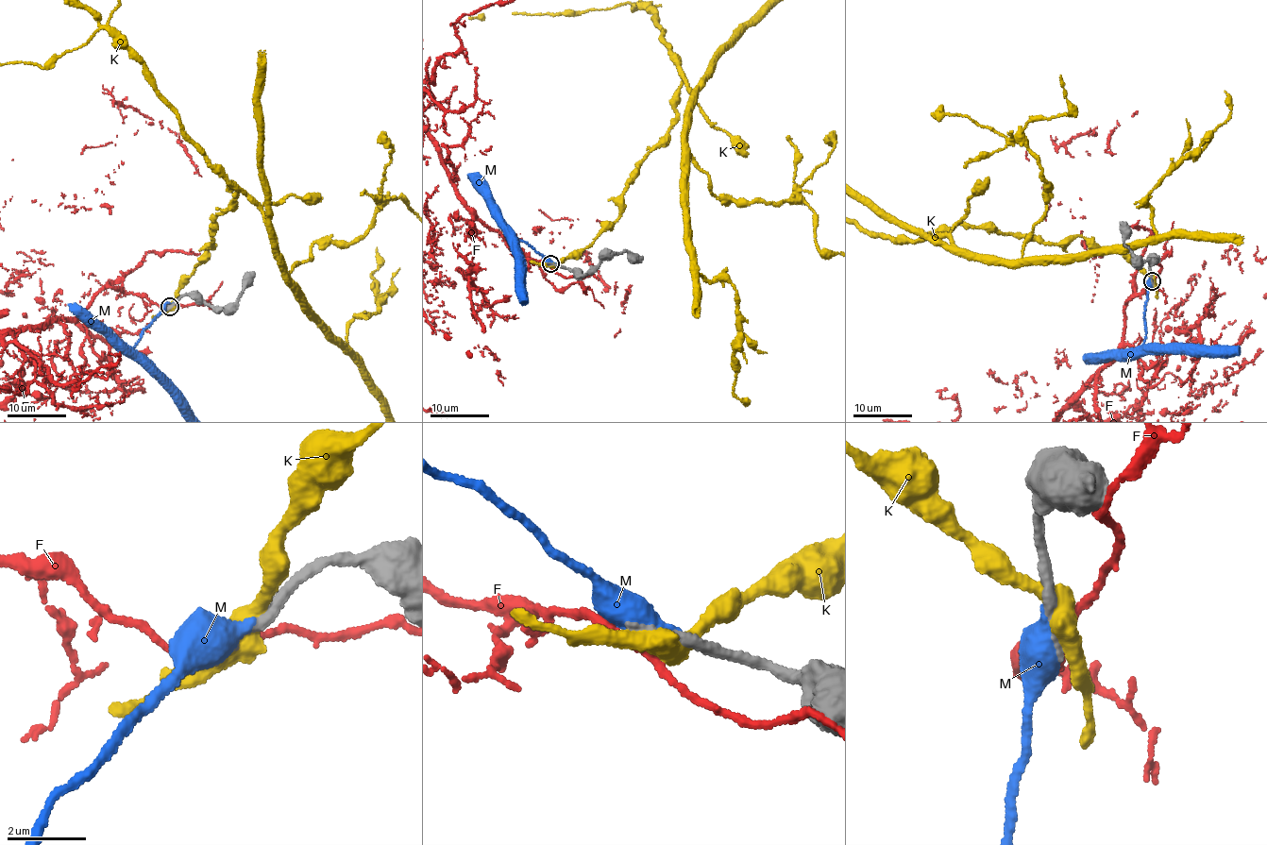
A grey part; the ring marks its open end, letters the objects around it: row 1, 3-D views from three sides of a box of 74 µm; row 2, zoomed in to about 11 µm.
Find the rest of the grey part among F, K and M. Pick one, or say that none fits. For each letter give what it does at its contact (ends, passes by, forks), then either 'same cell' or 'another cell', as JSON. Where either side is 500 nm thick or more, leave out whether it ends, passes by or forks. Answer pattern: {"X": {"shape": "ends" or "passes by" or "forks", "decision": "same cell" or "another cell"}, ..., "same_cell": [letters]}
{"F": {"shape": "passes by", "decision": "another cell"}, "K": {"decision": "another cell"}, "M": {"decision": "same cell"}, "same_cell": ["M"]}

